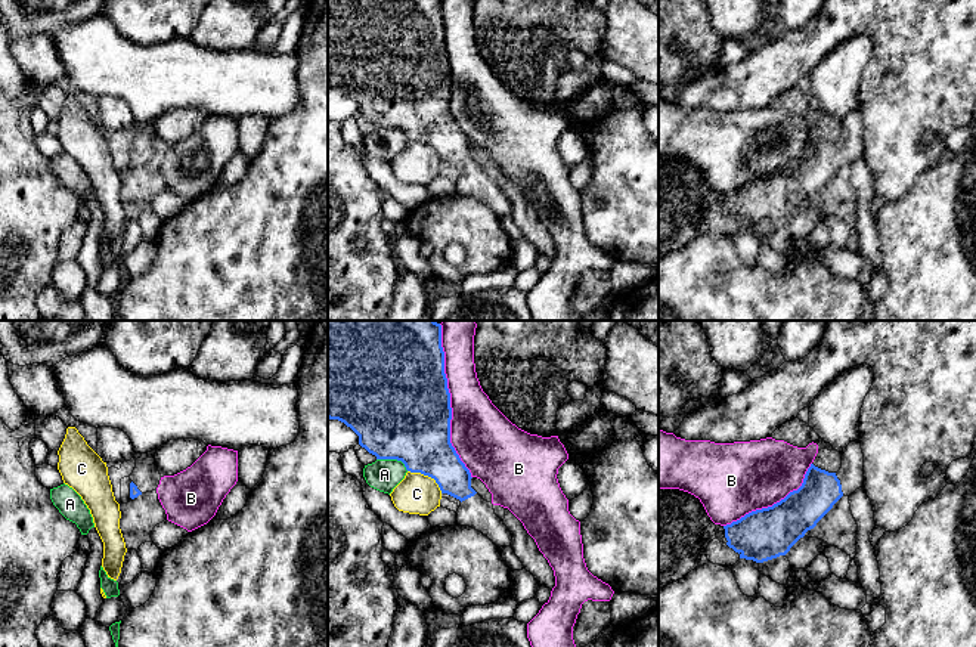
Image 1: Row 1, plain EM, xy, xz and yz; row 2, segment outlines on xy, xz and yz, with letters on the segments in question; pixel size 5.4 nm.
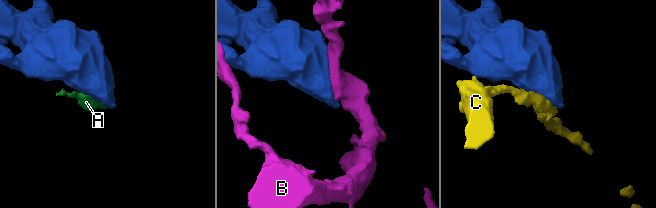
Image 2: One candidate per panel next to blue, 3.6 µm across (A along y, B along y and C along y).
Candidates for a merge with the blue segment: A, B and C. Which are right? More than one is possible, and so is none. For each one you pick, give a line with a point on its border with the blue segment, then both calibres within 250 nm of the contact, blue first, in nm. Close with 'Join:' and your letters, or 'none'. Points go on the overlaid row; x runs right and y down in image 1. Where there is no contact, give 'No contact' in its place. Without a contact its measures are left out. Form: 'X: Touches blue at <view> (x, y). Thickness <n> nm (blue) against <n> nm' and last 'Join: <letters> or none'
Join: none

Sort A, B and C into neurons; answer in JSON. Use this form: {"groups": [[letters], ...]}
{"groups": [["A"], ["B"], ["C"]]}

